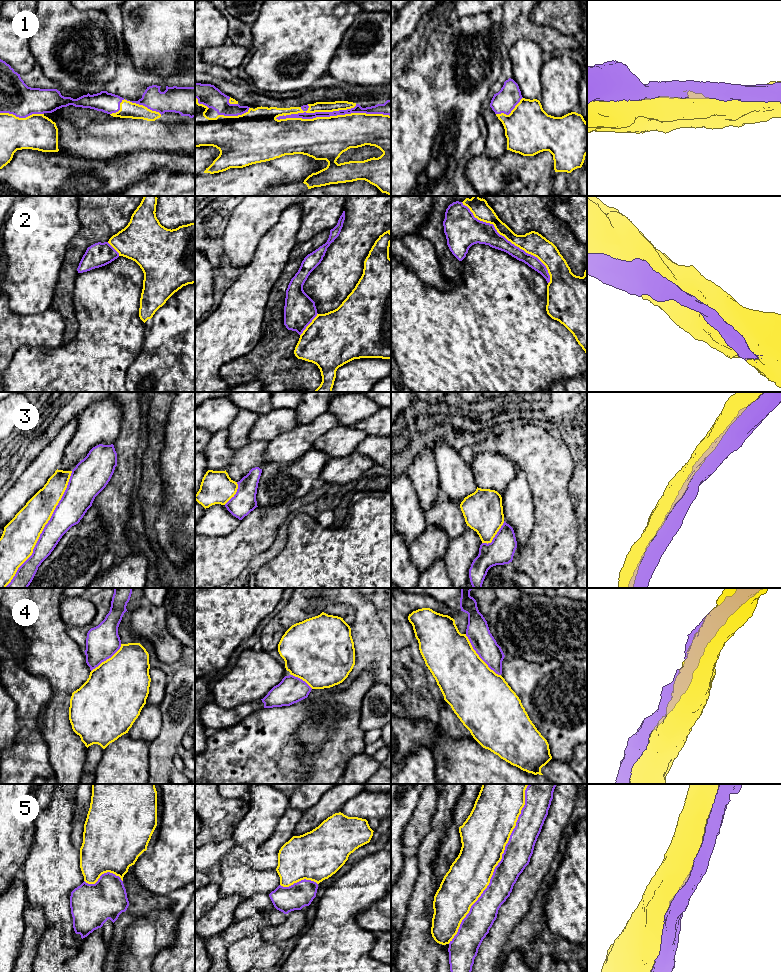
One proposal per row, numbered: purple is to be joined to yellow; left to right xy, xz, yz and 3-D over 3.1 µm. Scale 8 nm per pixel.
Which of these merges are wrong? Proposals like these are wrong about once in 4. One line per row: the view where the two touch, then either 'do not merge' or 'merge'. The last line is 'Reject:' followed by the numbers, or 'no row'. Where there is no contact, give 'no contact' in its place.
1: xz | merge
2: yz | merge
3: xy | do not merge
4: yz | merge
5: yz | merge
Reject: 3

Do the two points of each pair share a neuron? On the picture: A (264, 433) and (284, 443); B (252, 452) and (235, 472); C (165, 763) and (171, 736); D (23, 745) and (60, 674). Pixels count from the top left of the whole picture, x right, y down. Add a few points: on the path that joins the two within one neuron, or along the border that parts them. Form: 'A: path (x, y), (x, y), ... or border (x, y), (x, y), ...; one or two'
A: border (295, 427), (278, 434), (268, 442); two
B: path (247, 457), (239, 467); one
C: path (165, 756), (165, 745), (167, 743); one
D: border (35, 674), (51, 689), (40, 712); two

